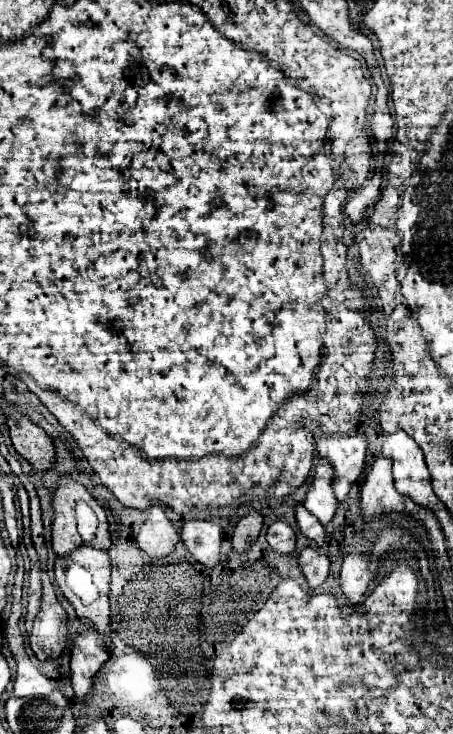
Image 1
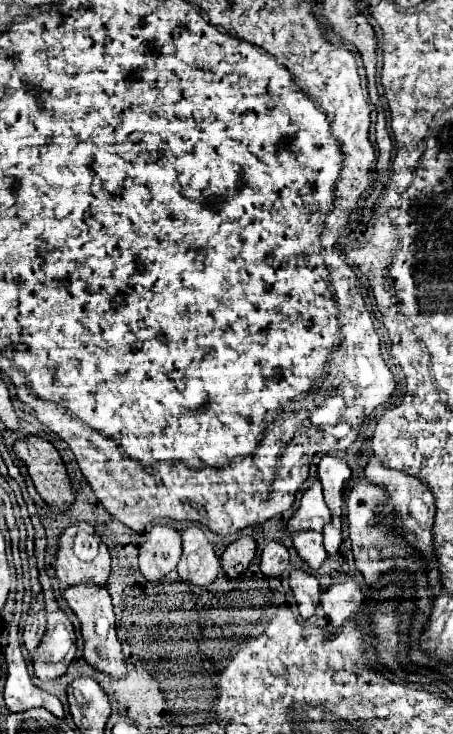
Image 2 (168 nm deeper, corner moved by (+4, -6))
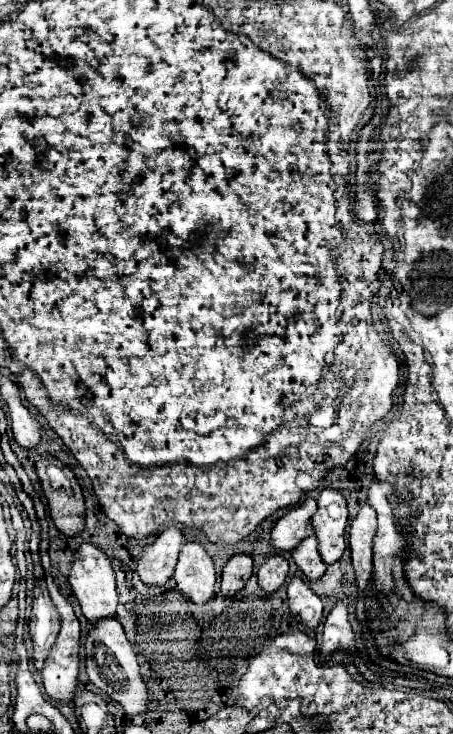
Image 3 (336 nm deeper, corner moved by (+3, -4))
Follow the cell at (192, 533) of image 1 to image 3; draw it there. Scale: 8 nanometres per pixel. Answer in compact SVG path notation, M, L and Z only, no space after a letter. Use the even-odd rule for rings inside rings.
M185 542L175 568L177 588L195 604L205 604L213 596L215 568L211 556L199 542Z

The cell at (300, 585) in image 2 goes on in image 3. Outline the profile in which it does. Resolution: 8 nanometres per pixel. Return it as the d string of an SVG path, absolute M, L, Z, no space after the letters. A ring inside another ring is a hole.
M297 576L287 586L287 598L289 598L287 602L289 602L289 610L291 610L293 618L297 622L305 624L307 628L315 630L323 616L321 598Z

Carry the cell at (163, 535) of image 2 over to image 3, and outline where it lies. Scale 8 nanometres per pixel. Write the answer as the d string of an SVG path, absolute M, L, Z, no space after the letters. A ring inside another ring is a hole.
M175 526L165 528L139 558L137 572L141 582L147 586L163 586L175 572L177 556L183 542L185 538Z

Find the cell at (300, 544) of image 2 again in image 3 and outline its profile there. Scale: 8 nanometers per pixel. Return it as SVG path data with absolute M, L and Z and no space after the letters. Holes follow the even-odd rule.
M315 536L305 538L301 546L293 550L293 560L301 568L301 572L307 576L307 580L319 580L325 574L325 564L317 552L317 542Z

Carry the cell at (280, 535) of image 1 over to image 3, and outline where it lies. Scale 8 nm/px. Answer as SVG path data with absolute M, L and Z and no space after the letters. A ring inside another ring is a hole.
M271 556L257 572L257 578L259 578L259 586L261 590L265 590L267 594L275 592L277 588L283 586L285 578L287 578L287 572L289 572L289 564L285 558L281 556Z

